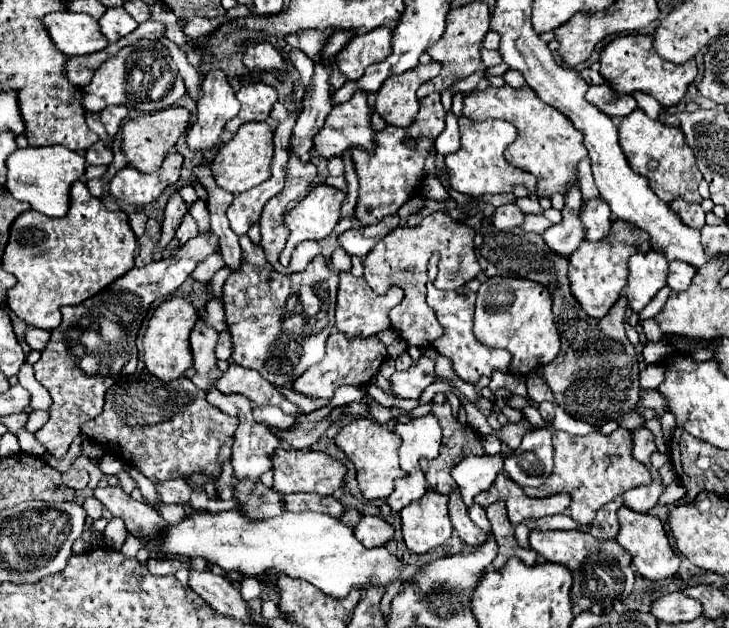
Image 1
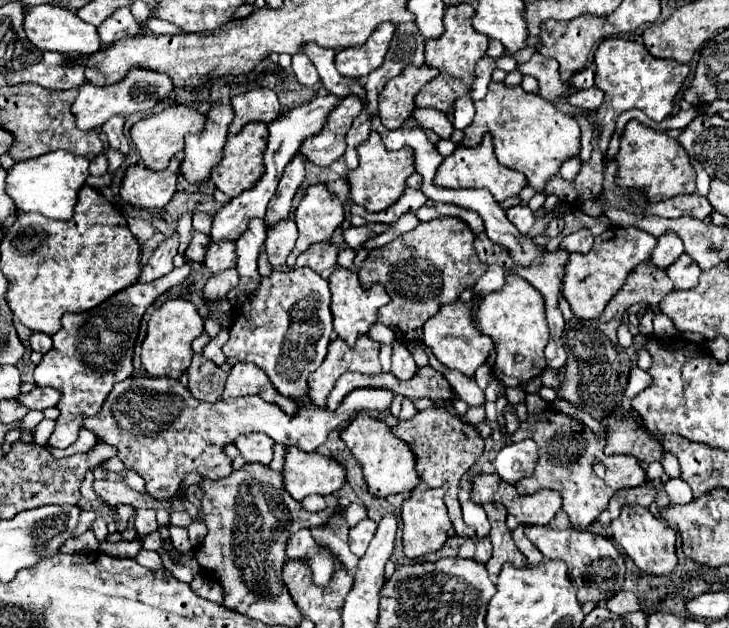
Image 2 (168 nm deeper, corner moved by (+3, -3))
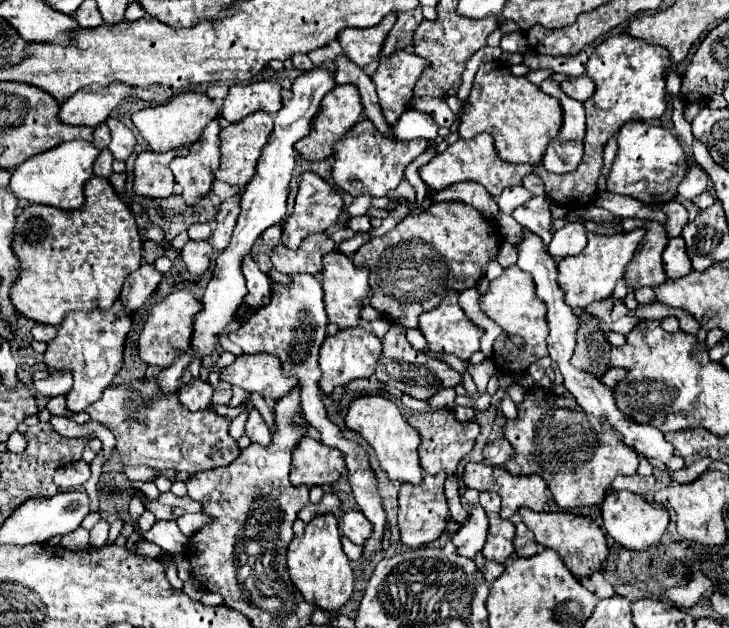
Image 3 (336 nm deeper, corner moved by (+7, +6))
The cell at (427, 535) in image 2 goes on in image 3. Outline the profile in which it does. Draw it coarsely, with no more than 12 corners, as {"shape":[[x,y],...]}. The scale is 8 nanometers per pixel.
{"shape":[[444,473],[402,483],[402,543],[438,539],[450,519]]}

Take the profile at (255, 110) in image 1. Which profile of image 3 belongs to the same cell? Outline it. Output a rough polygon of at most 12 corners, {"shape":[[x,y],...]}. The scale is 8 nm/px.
{"shape":[[280,83],[232,85],[222,117],[242,121],[282,107]]}

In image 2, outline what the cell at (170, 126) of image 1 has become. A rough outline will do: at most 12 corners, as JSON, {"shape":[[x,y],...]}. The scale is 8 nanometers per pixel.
{"shape":[[172,106],[130,138],[146,168],[164,170],[206,116]]}

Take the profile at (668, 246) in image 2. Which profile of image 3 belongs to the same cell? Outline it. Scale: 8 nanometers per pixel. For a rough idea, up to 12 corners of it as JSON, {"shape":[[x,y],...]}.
{"shape":[[668,201],[668,237],[680,235],[688,223],[688,209],[678,201]]}

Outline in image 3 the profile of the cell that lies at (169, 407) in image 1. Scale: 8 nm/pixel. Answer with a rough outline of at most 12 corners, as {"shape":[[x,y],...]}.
{"shape":[[152,379],[84,411],[122,465],[186,473],[241,451],[228,419],[184,409]]}

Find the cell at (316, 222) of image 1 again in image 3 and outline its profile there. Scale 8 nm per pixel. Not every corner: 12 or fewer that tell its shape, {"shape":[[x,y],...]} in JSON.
{"shape":[[316,173],[300,177],[294,213],[282,243],[298,249],[326,231],[342,213],[336,187]]}

